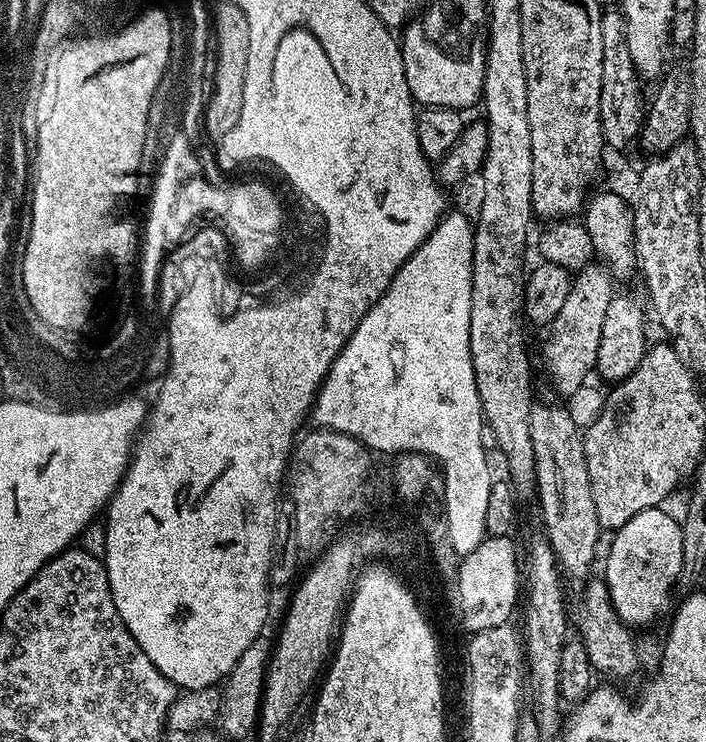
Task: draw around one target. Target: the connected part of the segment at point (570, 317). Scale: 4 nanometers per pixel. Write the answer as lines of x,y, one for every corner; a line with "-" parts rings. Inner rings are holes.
592,262
587,268
575,273
572,280
572,289
568,292
566,302
562,310
553,318
548,341
544,344
544,368
552,379
552,384
564,396
572,396
584,384
584,379
596,367
598,358
598,342
602,338
602,321
606,318
606,306
610,306
614,295
614,281
607,271
599,263

